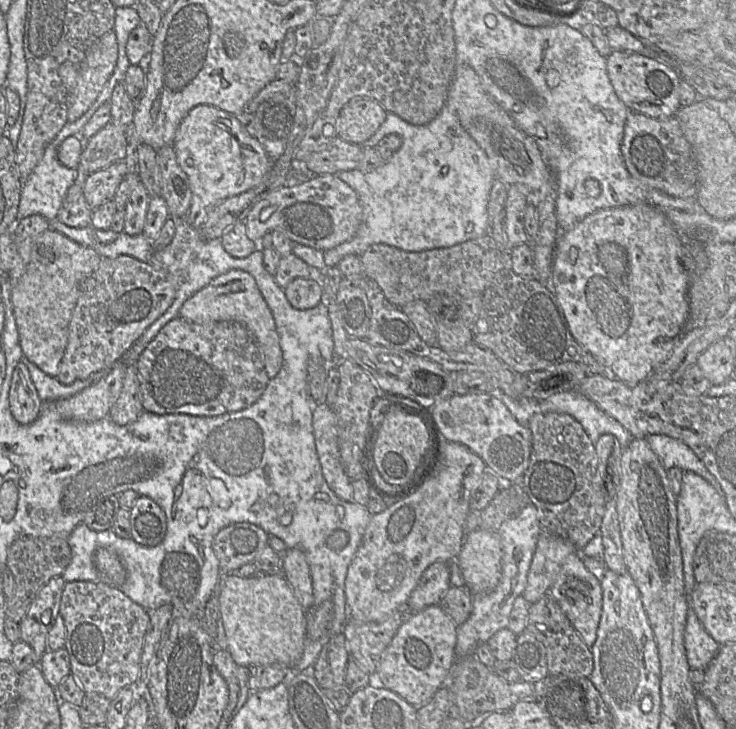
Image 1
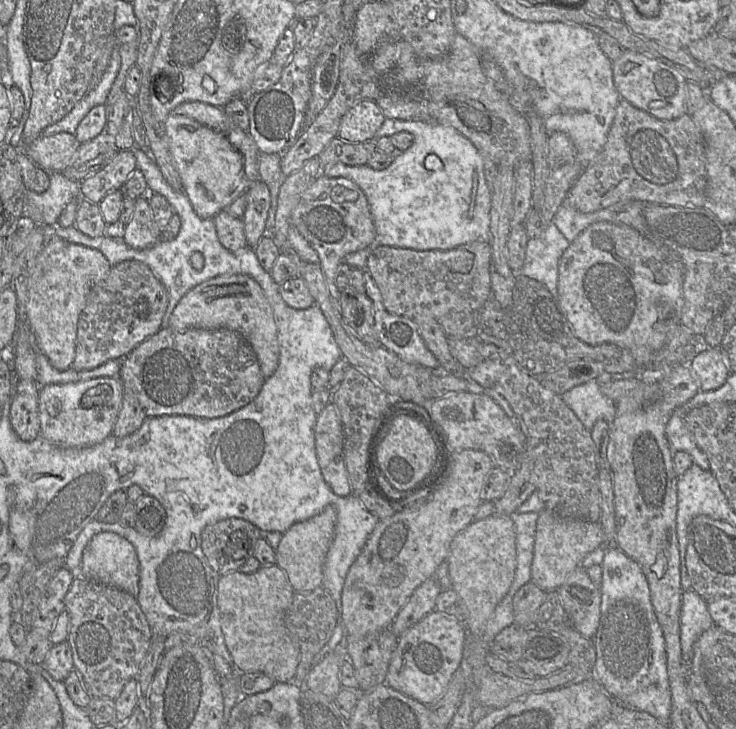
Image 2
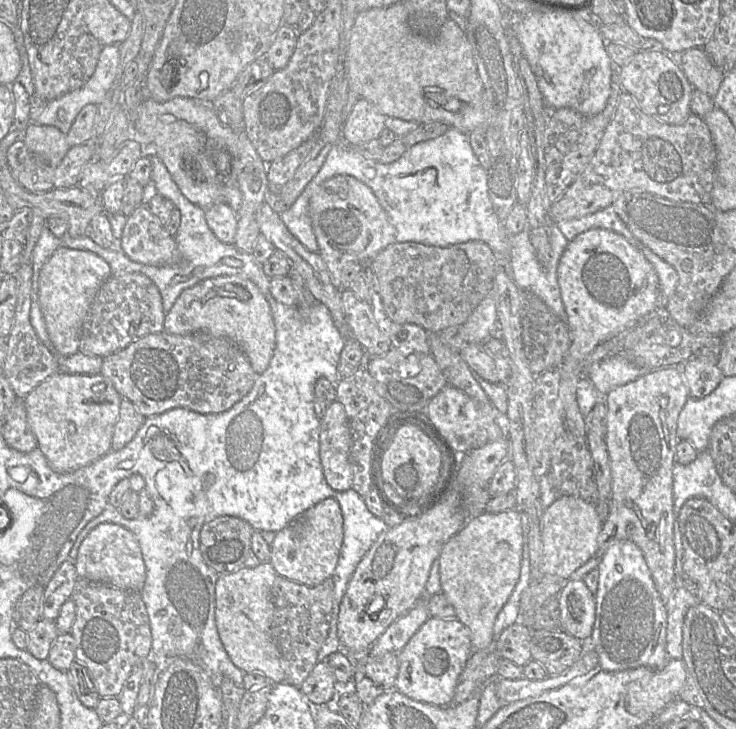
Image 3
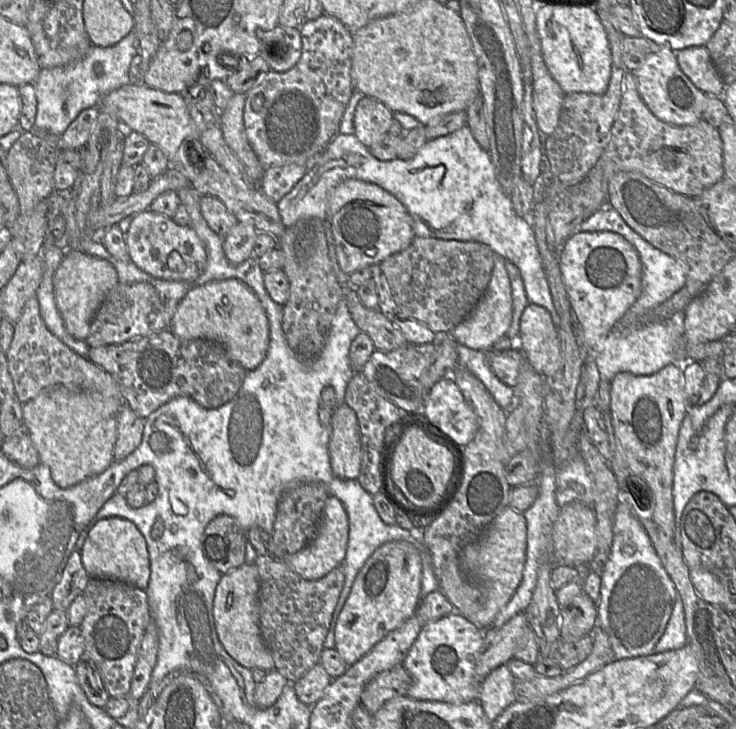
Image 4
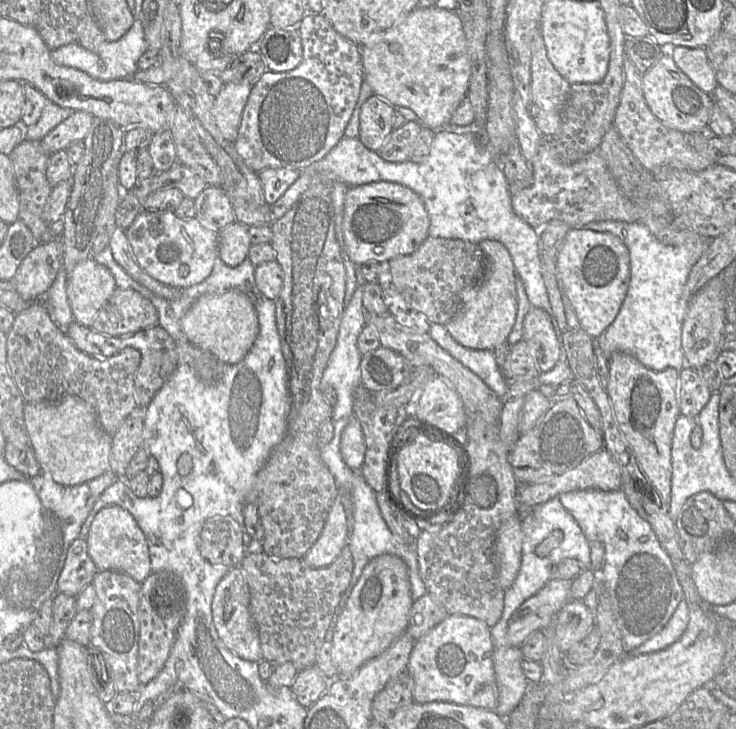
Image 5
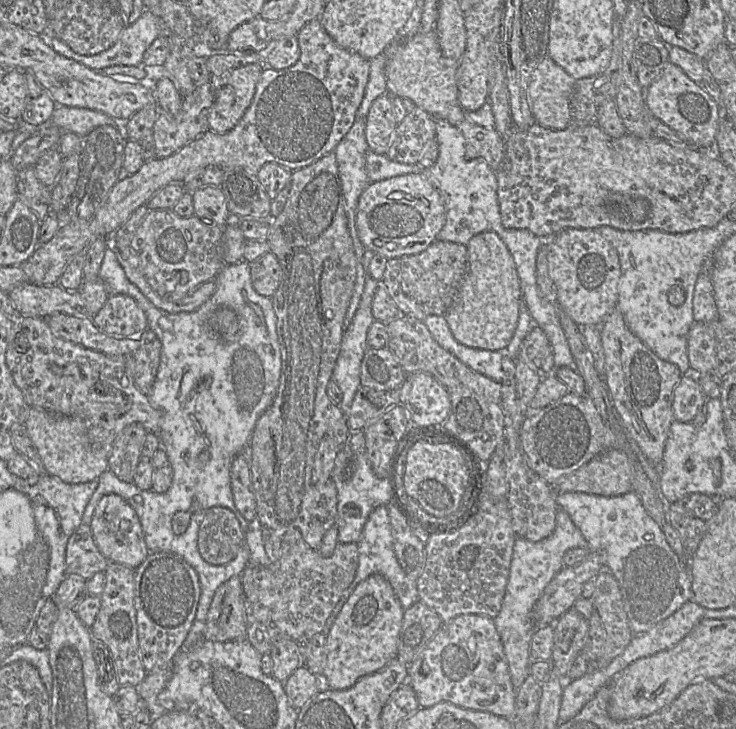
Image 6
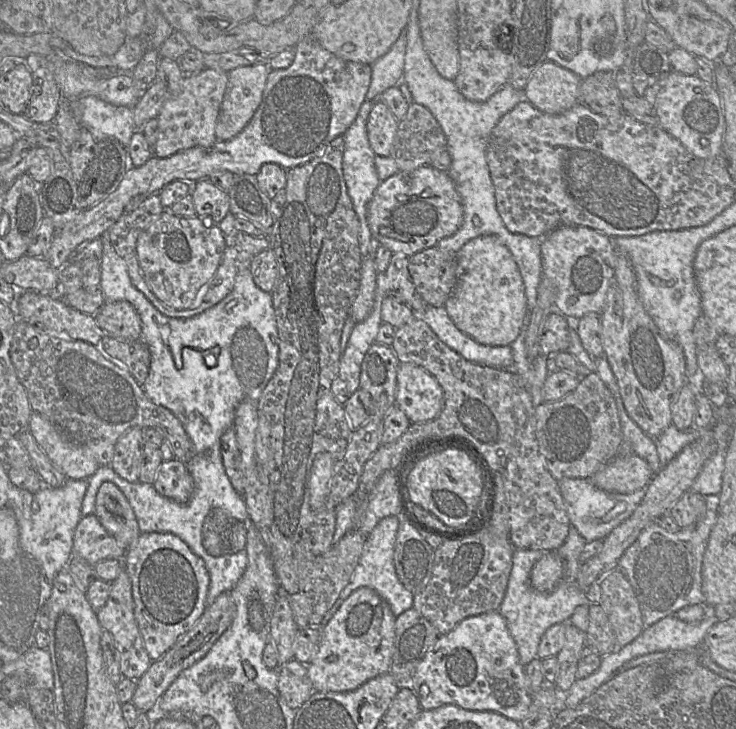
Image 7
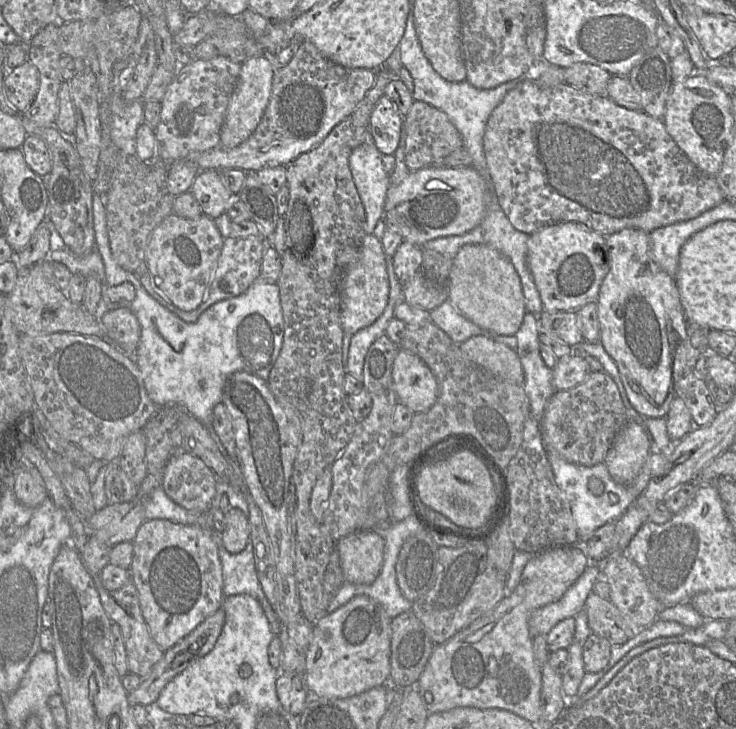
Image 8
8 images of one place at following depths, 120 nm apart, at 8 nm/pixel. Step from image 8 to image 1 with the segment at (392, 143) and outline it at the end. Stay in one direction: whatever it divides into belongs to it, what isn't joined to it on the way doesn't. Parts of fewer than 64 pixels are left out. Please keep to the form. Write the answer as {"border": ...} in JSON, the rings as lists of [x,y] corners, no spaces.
{"border":[[[353,98],[340,111],[336,122],[337,137],[361,145],[378,130],[387,111],[371,98]]]}

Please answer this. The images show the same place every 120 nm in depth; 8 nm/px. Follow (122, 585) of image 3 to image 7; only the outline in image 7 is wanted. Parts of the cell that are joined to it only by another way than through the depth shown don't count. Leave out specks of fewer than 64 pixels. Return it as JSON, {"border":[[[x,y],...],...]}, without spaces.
{"border":[[[104,482],[96,498],[95,515],[118,545],[128,550],[141,534],[135,513],[124,493],[112,482]]]}

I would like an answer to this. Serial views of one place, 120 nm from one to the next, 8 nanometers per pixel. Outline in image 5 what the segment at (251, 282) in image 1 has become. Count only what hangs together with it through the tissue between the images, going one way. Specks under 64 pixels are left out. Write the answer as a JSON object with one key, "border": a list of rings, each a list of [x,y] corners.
{"border":[[[236,289],[199,297],[182,317],[180,327],[191,344],[210,352],[226,365],[241,362],[259,332],[258,317],[251,299]]]}

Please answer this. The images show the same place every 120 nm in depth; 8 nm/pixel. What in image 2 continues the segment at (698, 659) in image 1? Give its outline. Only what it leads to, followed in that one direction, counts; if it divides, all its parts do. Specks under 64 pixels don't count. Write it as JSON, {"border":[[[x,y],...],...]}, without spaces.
{"border":[[[694,590],[684,591],[680,612],[680,643],[684,662],[691,663],[694,643],[712,625],[706,601]]]}

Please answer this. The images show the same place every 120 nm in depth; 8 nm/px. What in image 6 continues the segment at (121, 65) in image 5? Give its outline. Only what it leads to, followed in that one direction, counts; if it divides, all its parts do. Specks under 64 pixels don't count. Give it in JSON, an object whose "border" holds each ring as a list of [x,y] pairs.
{"border":[[[145,9],[133,24],[125,26],[113,46],[95,55],[80,55],[55,36],[45,38],[58,54],[101,71],[115,65],[142,66],[145,51],[164,32],[161,19]]]}

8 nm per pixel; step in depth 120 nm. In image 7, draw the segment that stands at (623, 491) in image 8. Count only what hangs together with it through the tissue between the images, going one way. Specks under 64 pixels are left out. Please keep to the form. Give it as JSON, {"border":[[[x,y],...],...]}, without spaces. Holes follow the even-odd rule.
{"border":[[[562,478],[558,481],[558,486],[570,523],[586,542],[604,540],[615,527],[632,515],[646,493],[646,488],[639,489],[630,494],[608,493],[594,486],[590,478]],[[617,502],[625,502],[625,510],[618,516],[605,522],[604,516],[609,513]]]}

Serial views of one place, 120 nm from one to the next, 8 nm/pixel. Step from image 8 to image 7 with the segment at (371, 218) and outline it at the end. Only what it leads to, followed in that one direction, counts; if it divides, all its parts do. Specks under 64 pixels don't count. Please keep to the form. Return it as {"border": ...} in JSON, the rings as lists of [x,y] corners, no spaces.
{"border":[[[365,100],[356,116],[356,119],[343,134],[344,138],[344,154],[342,161],[343,175],[346,182],[348,194],[352,200],[354,210],[358,216],[360,222],[360,231],[359,231],[359,245],[360,253],[363,258],[369,255],[369,247],[372,238],[372,234],[367,221],[367,208],[368,204],[371,201],[374,192],[378,185],[380,184],[380,179],[377,174],[375,167],[375,156],[370,147],[367,134],[367,121],[368,116],[373,108],[375,101]]]}

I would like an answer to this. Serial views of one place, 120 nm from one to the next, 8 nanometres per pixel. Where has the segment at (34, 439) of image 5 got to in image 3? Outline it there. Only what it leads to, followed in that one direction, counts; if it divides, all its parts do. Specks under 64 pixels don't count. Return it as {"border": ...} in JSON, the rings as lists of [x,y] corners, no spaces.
{"border":[[[58,372],[24,399],[28,424],[49,466],[58,473],[83,468],[112,450],[122,397],[102,374]]]}

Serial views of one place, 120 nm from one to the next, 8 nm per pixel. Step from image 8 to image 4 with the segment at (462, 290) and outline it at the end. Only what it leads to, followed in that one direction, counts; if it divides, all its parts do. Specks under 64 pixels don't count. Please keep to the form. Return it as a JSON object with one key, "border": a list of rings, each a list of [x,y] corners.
{"border":[[[501,256],[495,257],[490,282],[483,296],[469,316],[450,331],[450,335],[458,344],[473,350],[490,350],[500,338],[507,335],[512,322],[513,300],[505,261]]]}

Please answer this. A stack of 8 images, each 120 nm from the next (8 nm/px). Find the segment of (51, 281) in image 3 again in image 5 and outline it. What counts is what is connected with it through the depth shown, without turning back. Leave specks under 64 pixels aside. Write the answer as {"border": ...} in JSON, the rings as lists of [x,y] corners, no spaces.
{"border":[[[91,257],[67,274],[66,293],[74,320],[90,327],[116,289],[110,270]]]}

